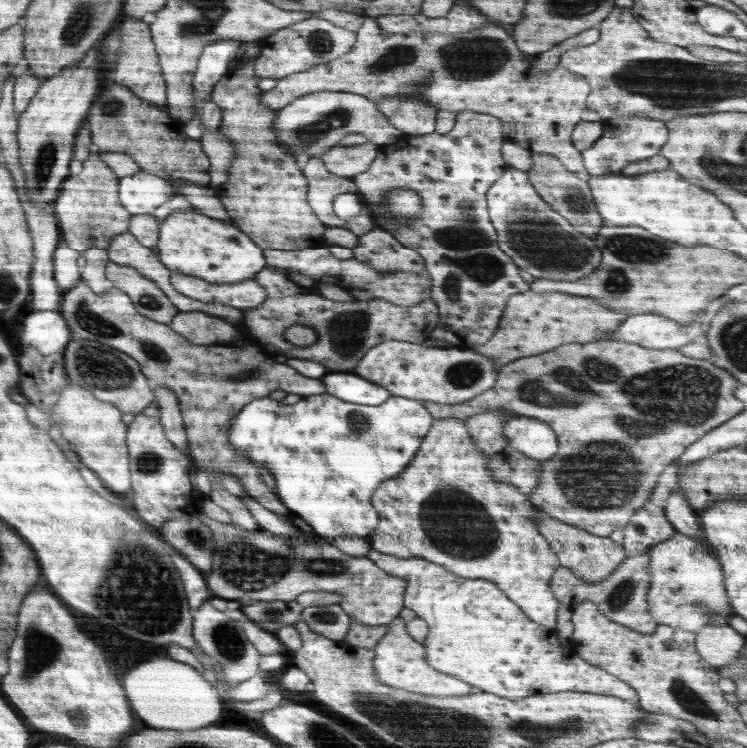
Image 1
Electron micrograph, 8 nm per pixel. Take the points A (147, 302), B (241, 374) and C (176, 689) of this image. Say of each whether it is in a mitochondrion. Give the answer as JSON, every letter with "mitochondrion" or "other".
{"A":"mitochondrion","B":"mitochondrion","C":"other"}

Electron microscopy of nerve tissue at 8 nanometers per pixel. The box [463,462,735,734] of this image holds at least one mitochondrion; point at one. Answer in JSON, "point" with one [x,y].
{"point":[691,700]}

